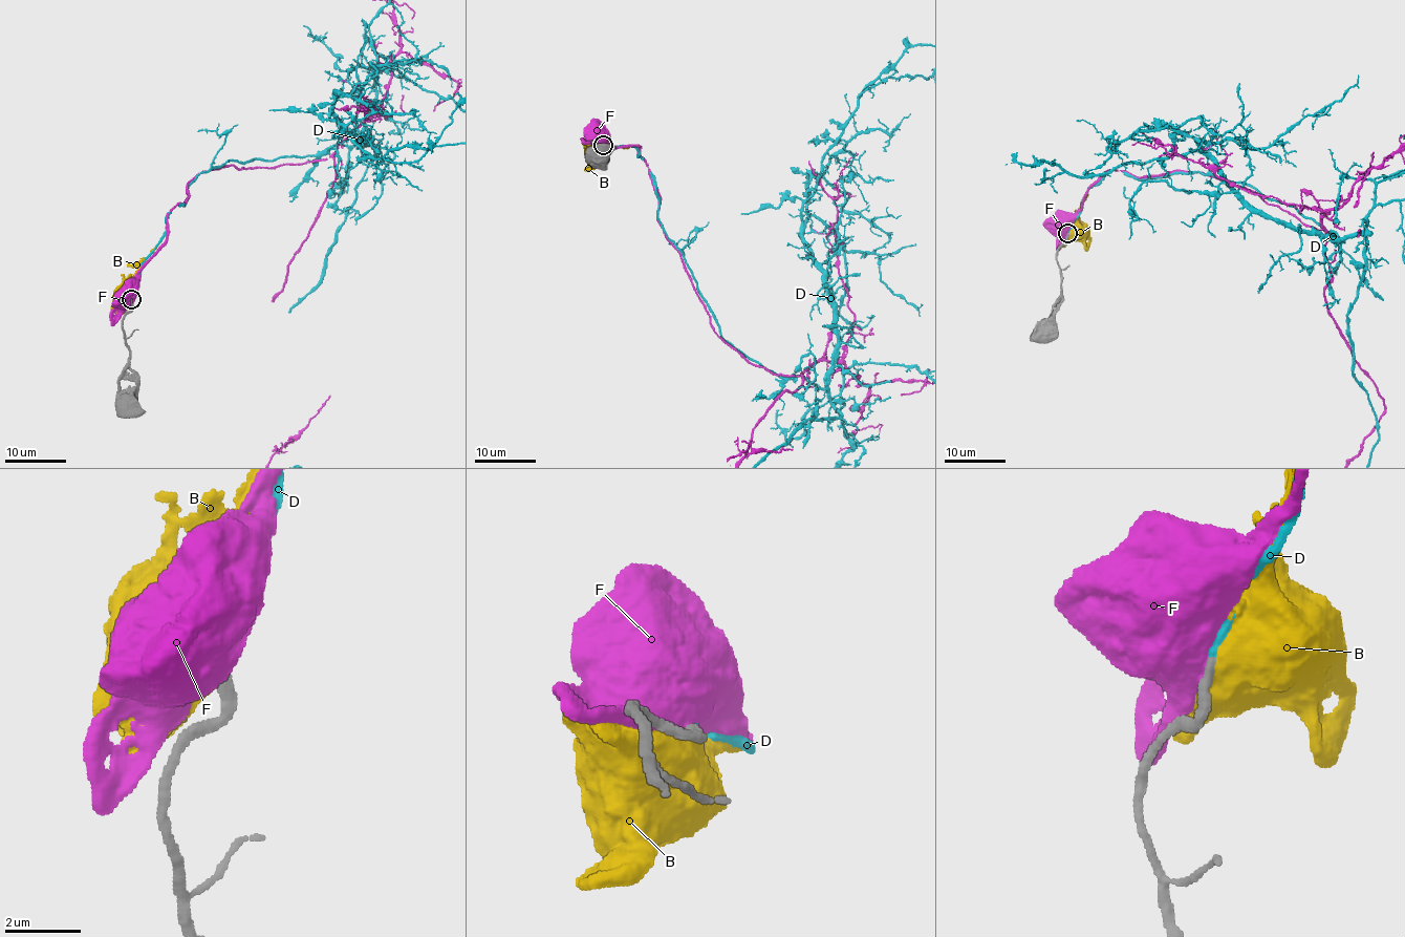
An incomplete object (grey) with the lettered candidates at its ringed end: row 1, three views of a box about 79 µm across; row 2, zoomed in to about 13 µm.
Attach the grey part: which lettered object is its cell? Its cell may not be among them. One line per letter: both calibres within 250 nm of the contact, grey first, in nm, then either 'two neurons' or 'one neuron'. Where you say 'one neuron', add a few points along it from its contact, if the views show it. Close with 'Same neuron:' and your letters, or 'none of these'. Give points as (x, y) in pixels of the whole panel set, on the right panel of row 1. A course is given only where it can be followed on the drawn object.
B: 320 nm thick on the grey side, 950 nm on the other; two neurons
D: 280 nm thick on the grey side, 200 nm on the other; one neuron
F: 320 nm thick on the grey side, 900 nm on the other; two neurons
Same neuron: D

